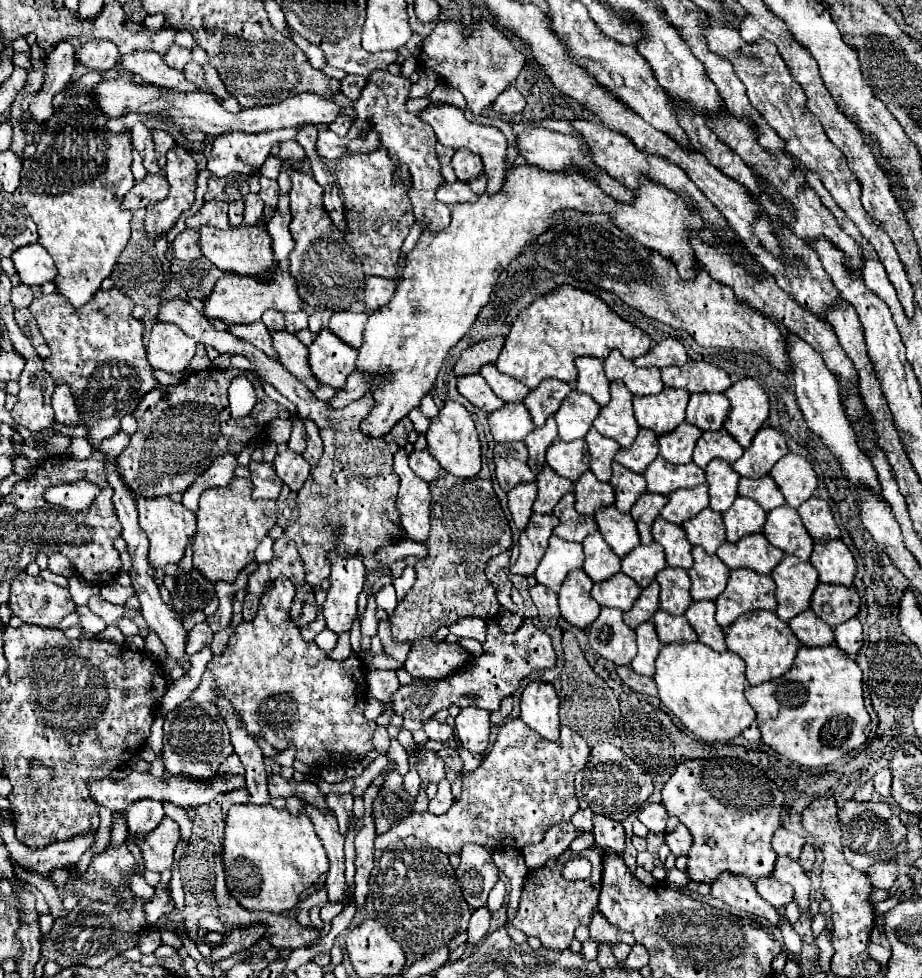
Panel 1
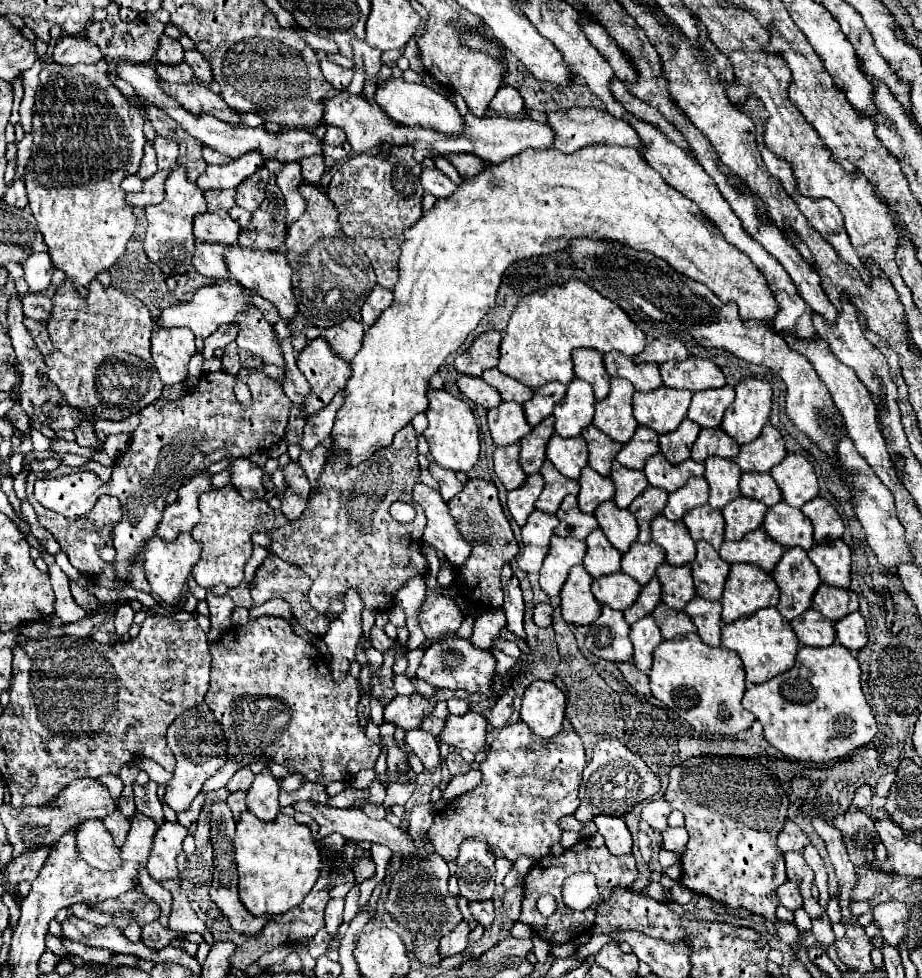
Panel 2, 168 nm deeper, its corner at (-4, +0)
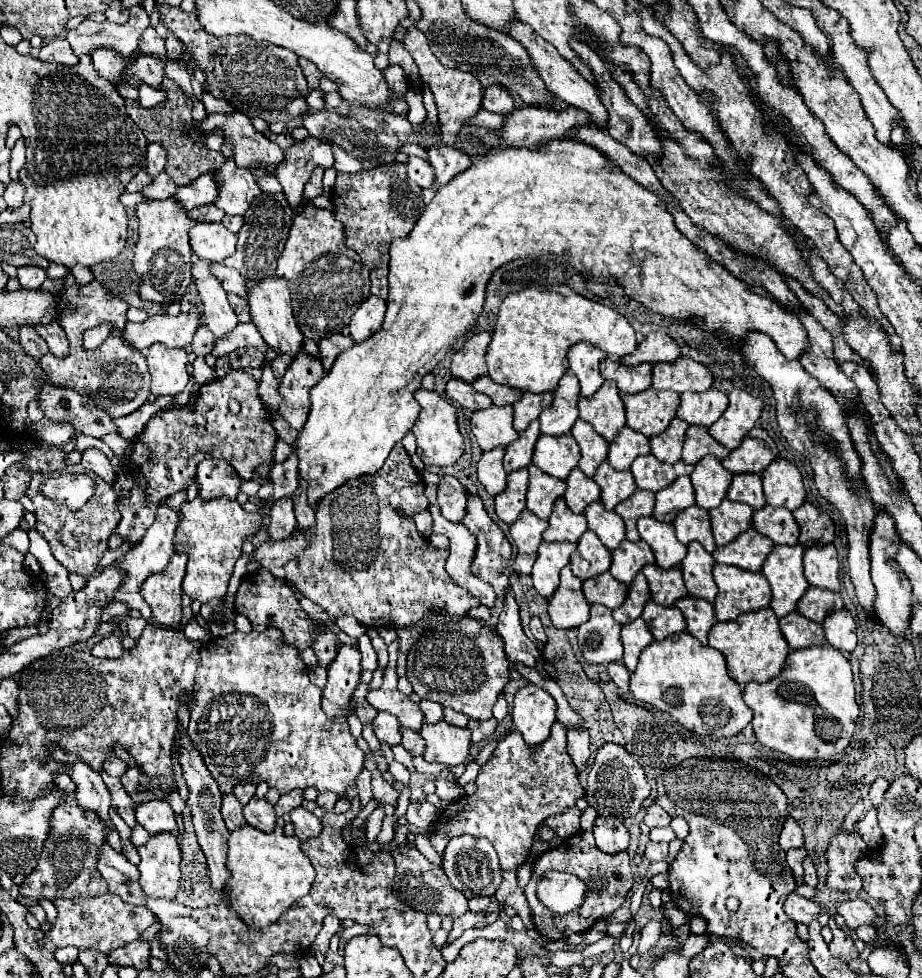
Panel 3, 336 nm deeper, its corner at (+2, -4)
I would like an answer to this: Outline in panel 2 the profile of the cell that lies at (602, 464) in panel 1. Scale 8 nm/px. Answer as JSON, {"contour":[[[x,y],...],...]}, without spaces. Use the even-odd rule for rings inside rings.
{"contour":[[[588,426],[582,432],[586,444],[588,444],[588,466],[594,468],[598,474],[608,476],[610,474],[610,466],[612,460],[616,458],[616,454],[622,450],[620,442],[614,442],[612,438],[608,438],[604,432],[600,432],[596,426]]]}

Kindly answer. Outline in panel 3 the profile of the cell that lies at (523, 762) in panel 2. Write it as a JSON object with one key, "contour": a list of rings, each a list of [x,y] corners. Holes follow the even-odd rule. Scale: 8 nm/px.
{"contour":[[[556,722],[550,730],[550,738],[538,746],[528,746],[520,732],[506,734],[496,746],[492,758],[480,768],[476,784],[476,794],[464,796],[442,810],[430,842],[434,850],[442,854],[454,836],[472,834],[476,838],[488,838],[498,852],[502,868],[502,884],[496,890],[496,900],[504,906],[516,908],[524,920],[524,926],[532,930],[534,926],[528,924],[532,922],[532,912],[526,904],[522,888],[518,886],[518,868],[528,860],[538,824],[554,814],[564,812],[568,806],[574,806],[578,798],[584,798],[584,790],[578,782],[578,770],[566,752],[564,724]]]}

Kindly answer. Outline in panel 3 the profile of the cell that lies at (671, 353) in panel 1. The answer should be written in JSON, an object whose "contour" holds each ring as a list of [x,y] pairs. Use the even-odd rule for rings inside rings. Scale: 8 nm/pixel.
{"contour":[[[650,332],[640,344],[638,348],[620,358],[620,362],[624,366],[638,366],[642,362],[648,364],[656,364],[656,362],[674,362],[680,356],[680,348],[678,344],[664,332]]]}

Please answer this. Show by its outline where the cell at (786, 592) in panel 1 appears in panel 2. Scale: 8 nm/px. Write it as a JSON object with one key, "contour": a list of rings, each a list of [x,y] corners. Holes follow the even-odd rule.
{"contour":[[[788,548],[772,572],[780,586],[780,604],[776,606],[786,620],[794,620],[810,608],[812,596],[820,586],[820,576],[802,548]]]}

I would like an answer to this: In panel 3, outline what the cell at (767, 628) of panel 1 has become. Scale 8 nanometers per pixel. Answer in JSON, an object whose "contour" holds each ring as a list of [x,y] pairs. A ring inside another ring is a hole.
{"contour":[[[762,608],[756,612],[740,614],[736,620],[730,622],[716,622],[708,636],[708,646],[720,650],[728,664],[728,676],[738,684],[748,682],[766,682],[778,676],[790,648],[780,632],[778,618],[774,616],[772,608]]]}

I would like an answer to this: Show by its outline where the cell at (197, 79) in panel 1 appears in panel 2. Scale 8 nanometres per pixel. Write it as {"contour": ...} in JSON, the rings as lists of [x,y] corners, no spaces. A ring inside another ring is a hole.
{"contour":[[[180,62],[176,66],[156,64],[156,72],[160,76],[164,76],[164,80],[170,80],[170,82],[176,82],[176,84],[188,84],[188,82],[194,80],[194,70],[186,62]]]}

